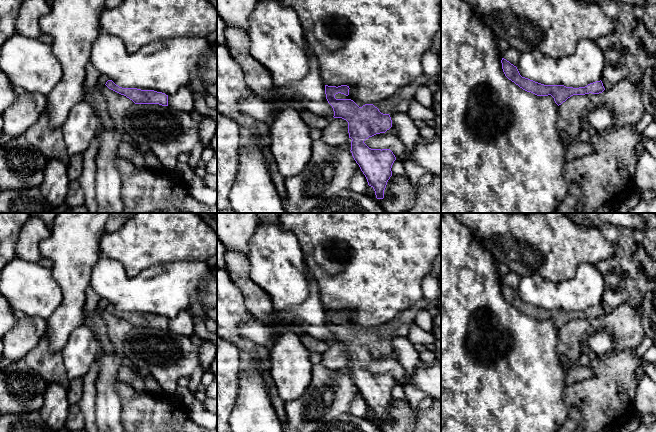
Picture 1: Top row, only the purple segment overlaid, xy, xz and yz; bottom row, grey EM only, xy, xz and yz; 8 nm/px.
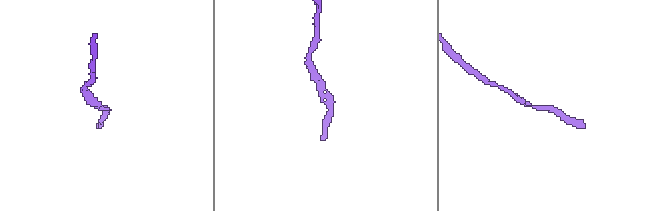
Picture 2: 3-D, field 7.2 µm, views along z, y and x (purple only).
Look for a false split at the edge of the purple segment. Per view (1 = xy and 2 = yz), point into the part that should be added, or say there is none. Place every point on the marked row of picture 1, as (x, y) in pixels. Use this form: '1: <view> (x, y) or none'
1: none
2: none

